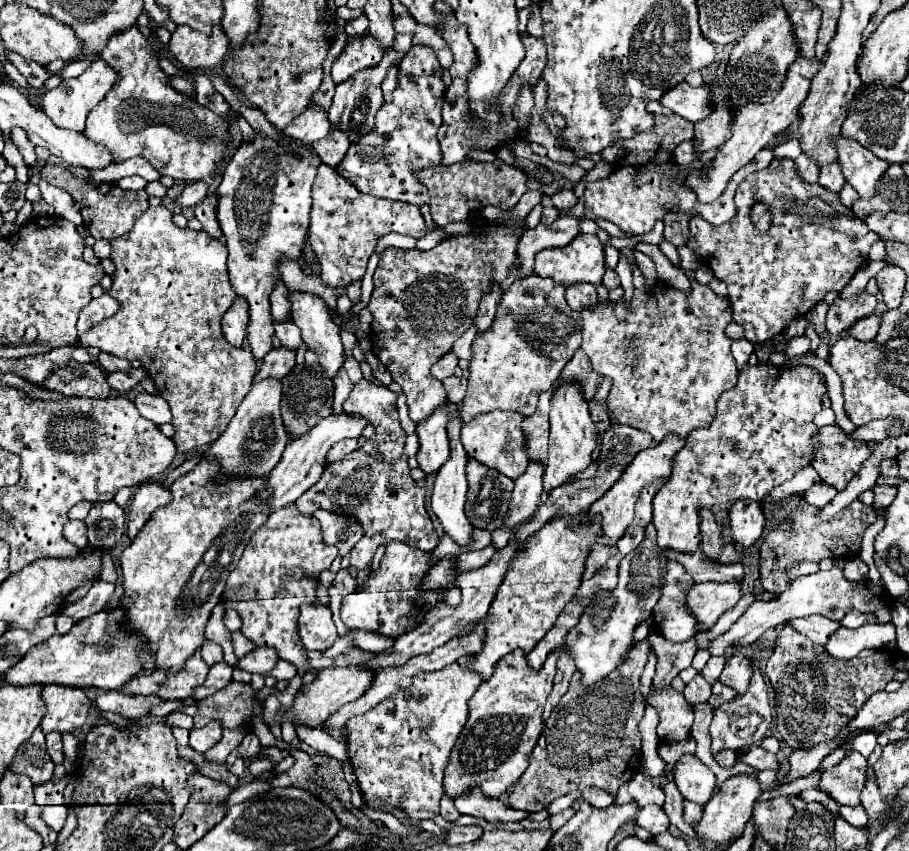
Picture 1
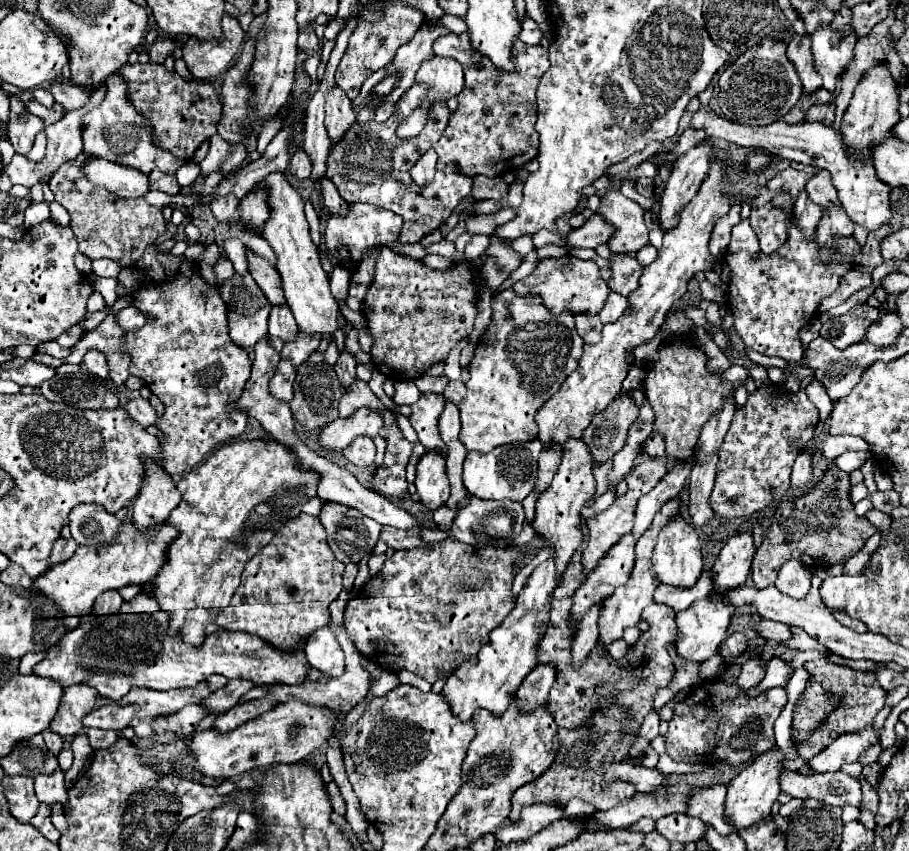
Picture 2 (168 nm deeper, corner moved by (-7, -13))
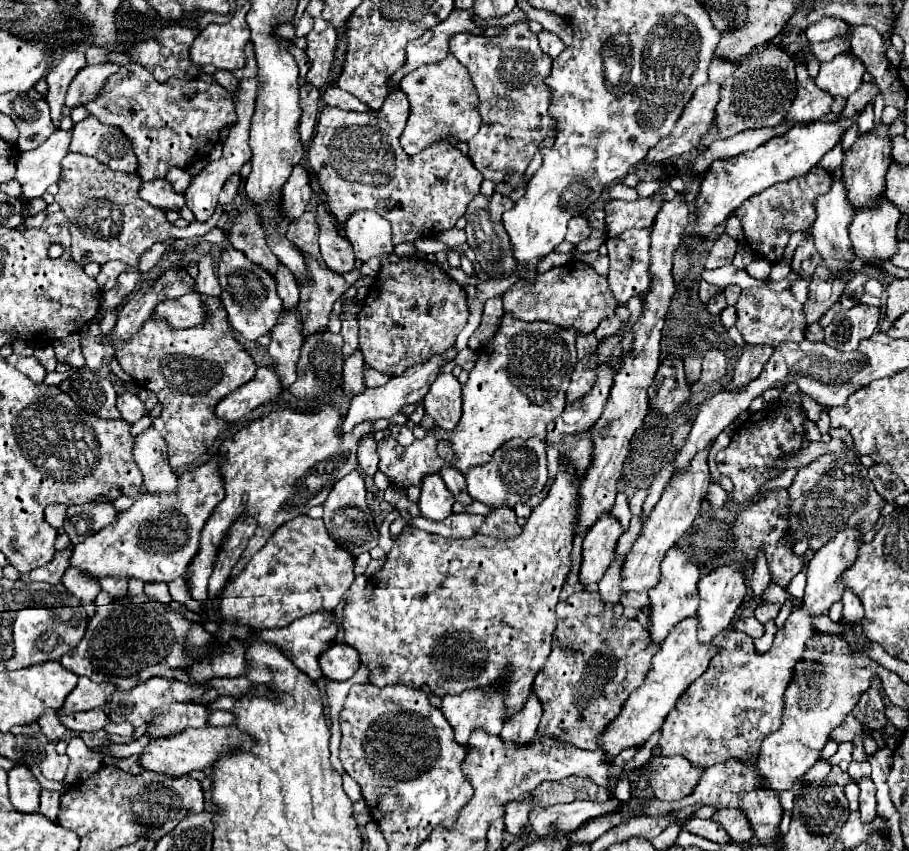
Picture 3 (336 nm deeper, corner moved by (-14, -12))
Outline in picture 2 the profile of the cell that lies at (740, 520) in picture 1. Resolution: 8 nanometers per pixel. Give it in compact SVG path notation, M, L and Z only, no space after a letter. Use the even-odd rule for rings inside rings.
M737 533L731 539L727 539L727 543L723 545L715 565L713 565L713 591L711 595L721 599L719 593L739 587L745 583L749 571L751 571L751 563L753 563L753 555L755 555L757 547L753 541L751 533Z

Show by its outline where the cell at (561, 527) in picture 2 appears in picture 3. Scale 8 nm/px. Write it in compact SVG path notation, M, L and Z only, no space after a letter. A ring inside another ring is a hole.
M560 466L554 484L548 490L548 496L534 508L532 516L528 518L528 522L522 528L522 534L512 540L492 540L482 534L476 534L474 538L466 538L466 540L454 540L454 538L440 538L438 534L428 534L410 524L404 526L404 530L394 540L394 546L386 556L386 564L380 568L380 572L376 572L374 576L368 578L368 580L386 580L386 586L378 584L378 582L374 582L374 584L370 582L364 590L348 596L346 606L344 606L342 628L344 628L346 644L358 650L362 664L370 670L370 682L376 686L386 686L386 684L406 684L412 688L428 686L430 692L440 698L446 694L462 694L464 690L470 690L470 688L488 688L488 686L502 684L504 706L506 706L504 718L510 718L510 714L518 712L530 696L534 676L540 672L540 666L544 666L544 662L550 654L550 640L552 640L552 632L556 628L556 610L554 608L558 604L558 594L562 590L562 584L566 582L566 576L570 572L570 550L572 550L574 524L576 524L576 512L578 512L578 502L576 502L578 482L580 480L572 466Z

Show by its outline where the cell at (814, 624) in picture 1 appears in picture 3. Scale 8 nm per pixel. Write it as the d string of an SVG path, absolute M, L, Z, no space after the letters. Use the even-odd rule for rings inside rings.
M754 616L738 618L738 620L732 624L732 628L734 628L736 632L744 632L744 634L748 634L748 636L752 636L752 638L760 638L760 636L764 634L764 626L762 626Z

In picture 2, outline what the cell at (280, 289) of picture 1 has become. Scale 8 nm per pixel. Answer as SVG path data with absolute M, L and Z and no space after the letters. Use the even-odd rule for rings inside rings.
M249 251L249 271L273 307L285 303L281 275L275 271L275 267L267 259Z

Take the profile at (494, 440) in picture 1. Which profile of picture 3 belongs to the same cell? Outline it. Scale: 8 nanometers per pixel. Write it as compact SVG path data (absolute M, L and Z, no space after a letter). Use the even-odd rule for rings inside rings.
M512 438L504 442L492 456L488 464L474 466L466 474L466 486L468 494L472 500L482 502L490 508L500 508L508 506L514 508L518 502L528 502L534 494L540 494L546 480L548 480L548 470L546 470L546 444L540 438Z

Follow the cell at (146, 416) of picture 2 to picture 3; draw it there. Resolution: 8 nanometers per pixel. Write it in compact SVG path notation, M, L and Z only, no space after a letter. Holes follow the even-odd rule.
M122 392L118 394L116 398L116 408L120 410L122 418L130 424L138 422L142 416L144 416L144 404L140 402L140 398L136 394L130 394L130 392Z

